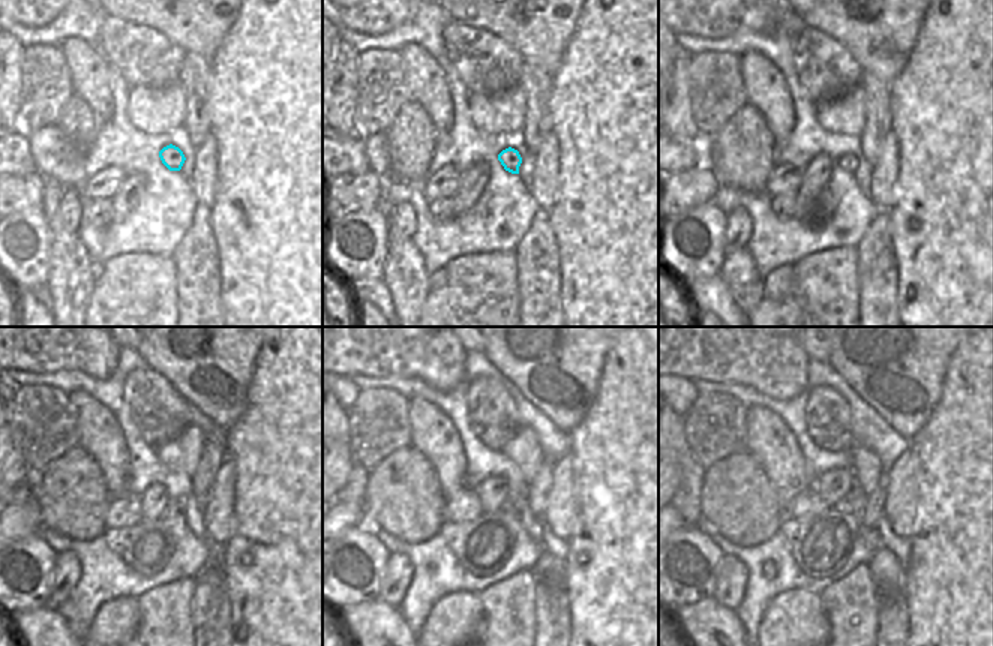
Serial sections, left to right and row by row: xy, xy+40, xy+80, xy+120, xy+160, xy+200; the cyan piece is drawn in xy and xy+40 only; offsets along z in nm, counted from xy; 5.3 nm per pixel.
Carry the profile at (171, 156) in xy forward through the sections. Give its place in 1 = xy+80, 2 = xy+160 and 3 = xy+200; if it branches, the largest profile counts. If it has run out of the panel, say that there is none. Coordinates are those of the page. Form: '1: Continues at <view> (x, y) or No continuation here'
1: Continues at xy+80 (848, 162)
2: Continues at xy+160 (521, 504)
3: Continues at xy+200 (857, 498)

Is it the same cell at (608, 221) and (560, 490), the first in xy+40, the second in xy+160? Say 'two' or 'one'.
two

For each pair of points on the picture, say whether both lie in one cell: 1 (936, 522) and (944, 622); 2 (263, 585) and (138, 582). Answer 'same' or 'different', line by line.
1: same
2: different

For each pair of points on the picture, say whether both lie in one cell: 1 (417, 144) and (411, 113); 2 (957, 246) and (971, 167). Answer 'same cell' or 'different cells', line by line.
1: same cell
2: same cell

